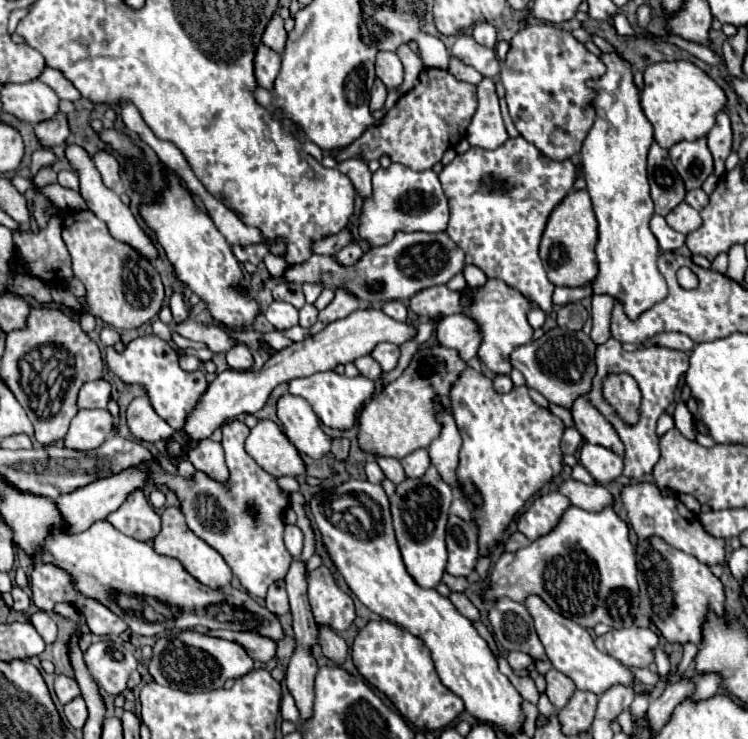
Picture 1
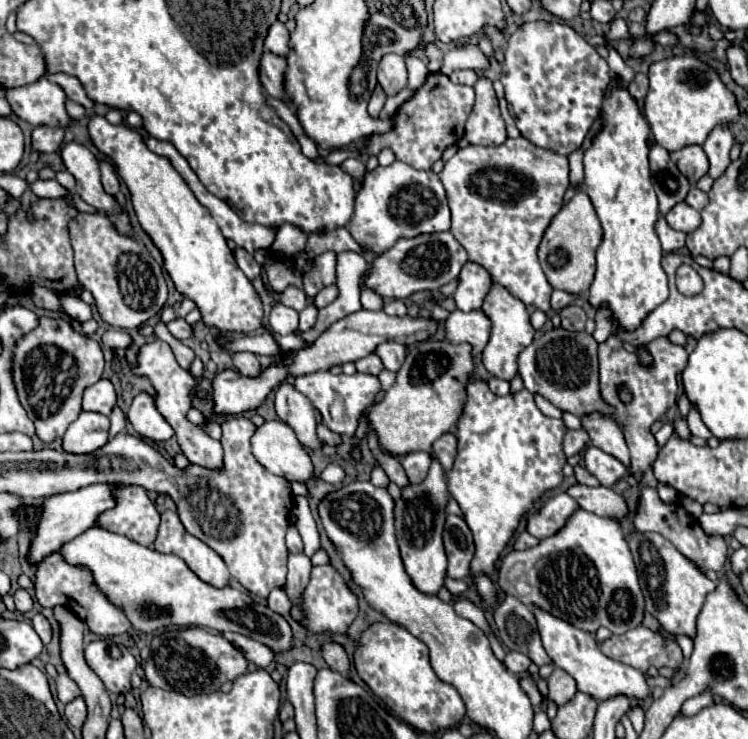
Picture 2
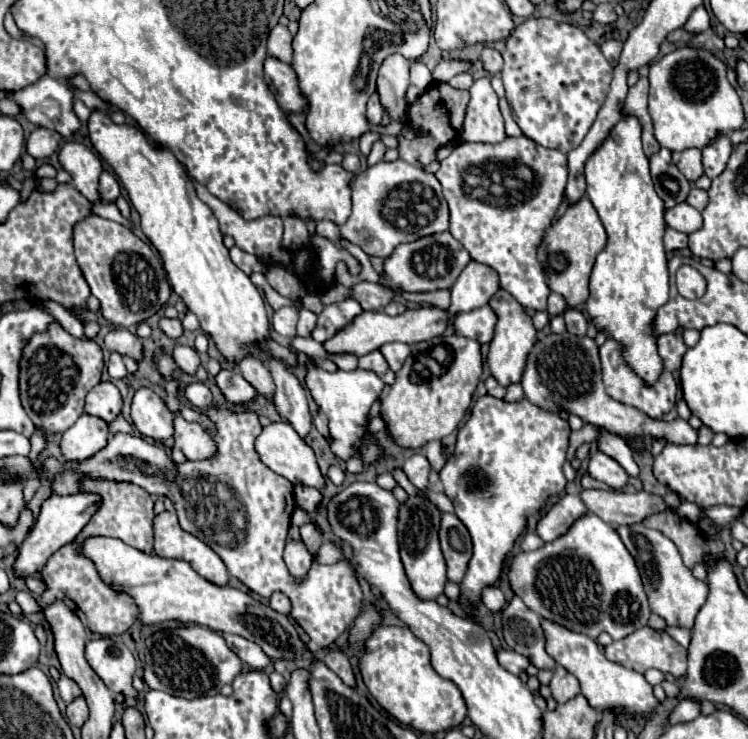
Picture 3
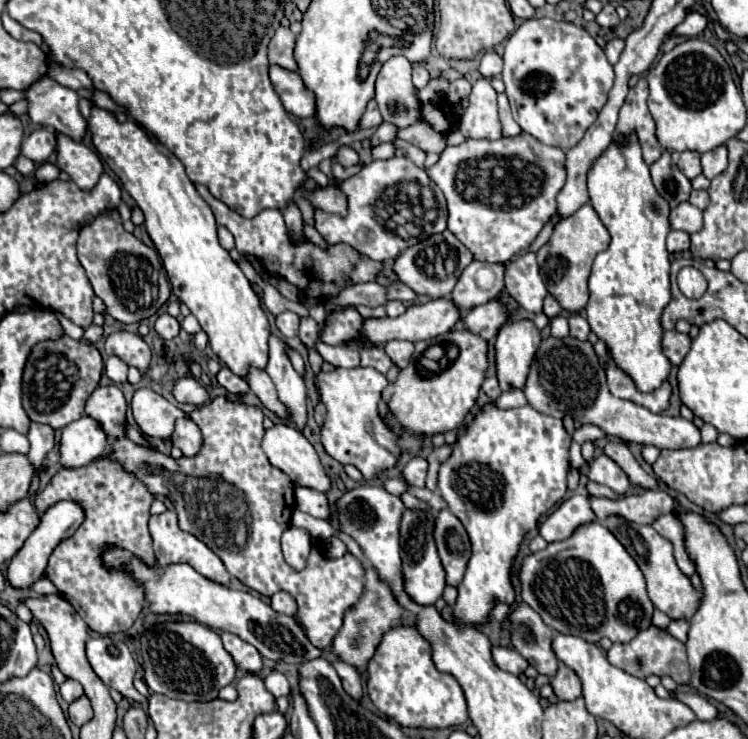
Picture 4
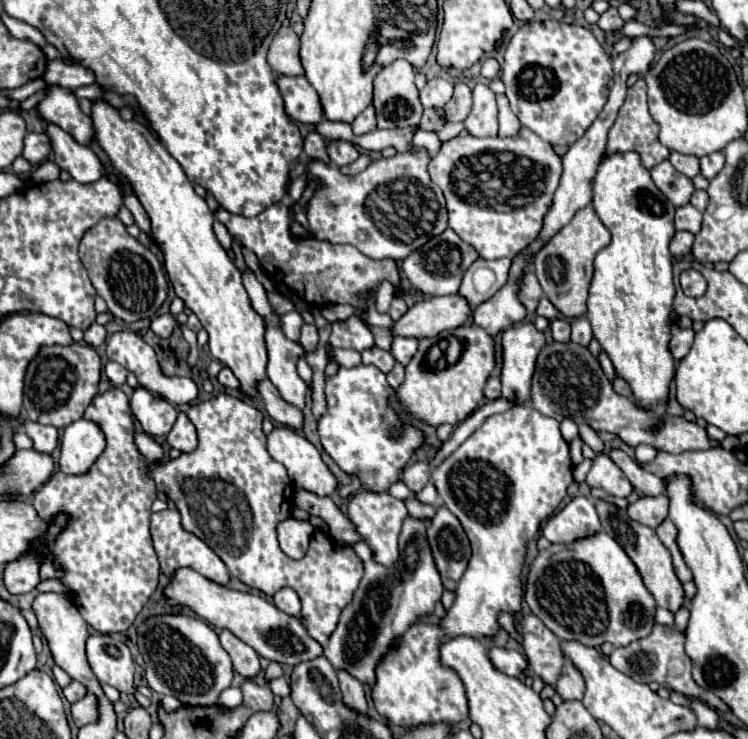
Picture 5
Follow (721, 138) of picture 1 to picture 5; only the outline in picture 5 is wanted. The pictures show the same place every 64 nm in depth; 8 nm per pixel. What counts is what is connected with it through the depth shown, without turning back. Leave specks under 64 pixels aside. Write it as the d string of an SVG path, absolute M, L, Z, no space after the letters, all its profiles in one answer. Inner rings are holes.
M722 152L708 154L708 156L700 158L700 174L702 174L706 180L712 180L722 168L724 168L724 154L722 154Z

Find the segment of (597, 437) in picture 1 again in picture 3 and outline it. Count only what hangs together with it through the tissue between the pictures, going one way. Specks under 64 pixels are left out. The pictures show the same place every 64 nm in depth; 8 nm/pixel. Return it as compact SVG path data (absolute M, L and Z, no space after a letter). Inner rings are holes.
M602 430L602 434L600 434L598 440L600 440L598 448L600 448L606 456L614 458L614 460L628 472L628 476L632 476L632 478L638 478L638 476L640 476L640 468L638 468L638 464L636 464L634 458L632 458L632 450L628 448L628 444L626 444L626 440L624 440L622 436L610 434L610 432Z

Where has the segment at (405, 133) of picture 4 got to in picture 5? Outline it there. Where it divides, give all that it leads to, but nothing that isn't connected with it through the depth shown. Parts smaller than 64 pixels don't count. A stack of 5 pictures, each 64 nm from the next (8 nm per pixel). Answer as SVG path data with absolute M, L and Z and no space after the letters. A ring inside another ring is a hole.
M418 130L418 132L414 134L412 144L424 146L424 148L426 148L428 152L432 152L432 154L436 154L438 148L440 148L440 140L438 140L436 132L422 132L422 130Z

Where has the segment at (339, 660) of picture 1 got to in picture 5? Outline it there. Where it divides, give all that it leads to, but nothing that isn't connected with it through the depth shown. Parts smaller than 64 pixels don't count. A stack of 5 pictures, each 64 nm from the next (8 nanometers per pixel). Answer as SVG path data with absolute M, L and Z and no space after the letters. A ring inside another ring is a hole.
M338 672L338 680L340 680L340 690L342 690L344 704L348 704L348 708L352 708L354 712L366 714L368 706L366 706L362 684L356 678L352 678L348 672Z

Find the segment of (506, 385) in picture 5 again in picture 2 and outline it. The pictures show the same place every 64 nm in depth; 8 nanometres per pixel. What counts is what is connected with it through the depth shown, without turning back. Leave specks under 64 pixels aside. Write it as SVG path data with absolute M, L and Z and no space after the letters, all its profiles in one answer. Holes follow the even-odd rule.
M494 284L492 290L488 292L482 310L486 312L486 316L492 320L492 332L490 332L490 340L482 352L482 360L486 370L500 378L510 382L516 374L518 374L518 364L516 364L516 356L534 340L534 328L530 324L530 314L524 306L524 302L520 302L518 298L514 298L504 286Z

